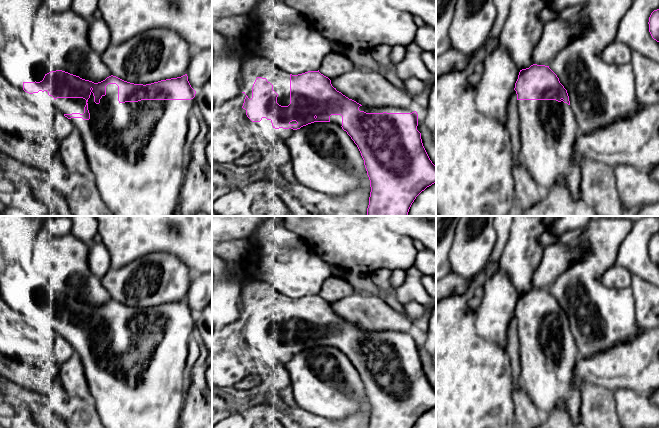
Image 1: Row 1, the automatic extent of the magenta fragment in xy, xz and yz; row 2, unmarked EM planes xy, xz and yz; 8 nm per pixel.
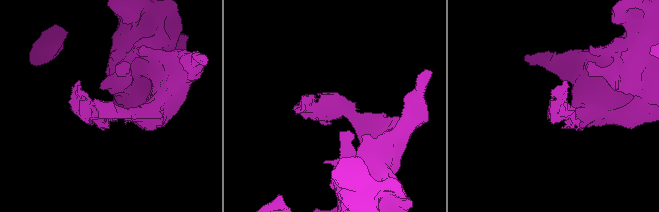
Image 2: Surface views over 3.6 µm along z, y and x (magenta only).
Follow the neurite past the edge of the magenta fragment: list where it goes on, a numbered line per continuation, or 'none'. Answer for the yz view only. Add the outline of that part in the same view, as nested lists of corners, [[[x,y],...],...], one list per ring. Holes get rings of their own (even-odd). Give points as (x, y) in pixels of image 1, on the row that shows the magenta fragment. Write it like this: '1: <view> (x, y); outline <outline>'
1: yz (548, 130); outline [[[517,100],[517,109],[519,113],[521,155],[524,165],[534,182],[545,193],[559,180],[563,180],[566,182],[572,198],[575,201],[582,201],[580,161],[573,158],[579,128],[570,105],[556,100]]]

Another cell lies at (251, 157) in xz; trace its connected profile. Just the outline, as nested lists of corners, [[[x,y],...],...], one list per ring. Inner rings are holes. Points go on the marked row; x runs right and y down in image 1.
[[[252,150],[247,152],[238,162],[240,166],[250,166],[254,163],[264,159],[264,155],[258,150]]]

